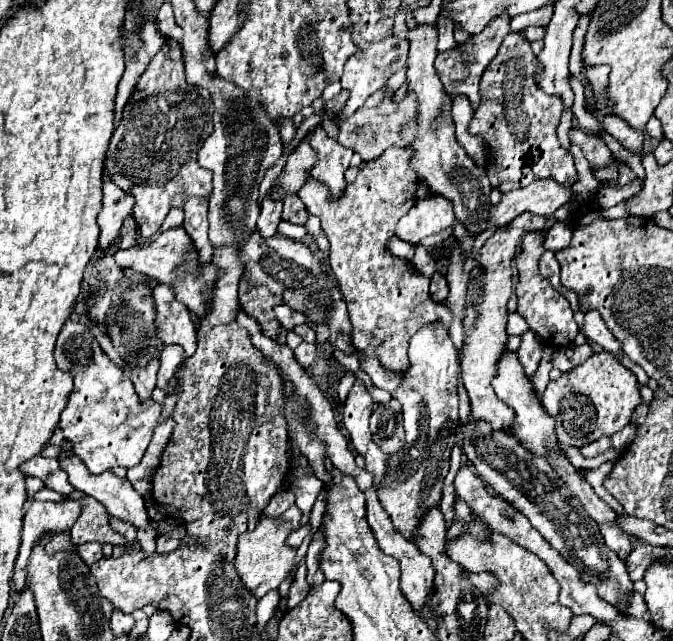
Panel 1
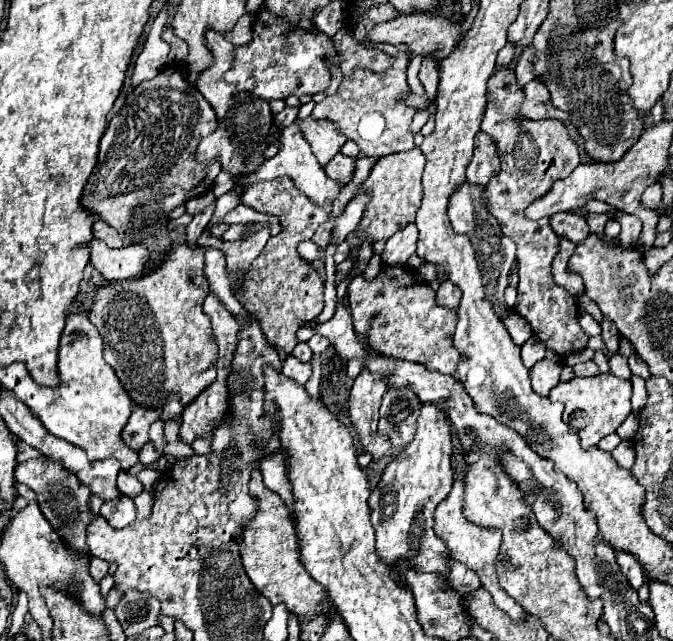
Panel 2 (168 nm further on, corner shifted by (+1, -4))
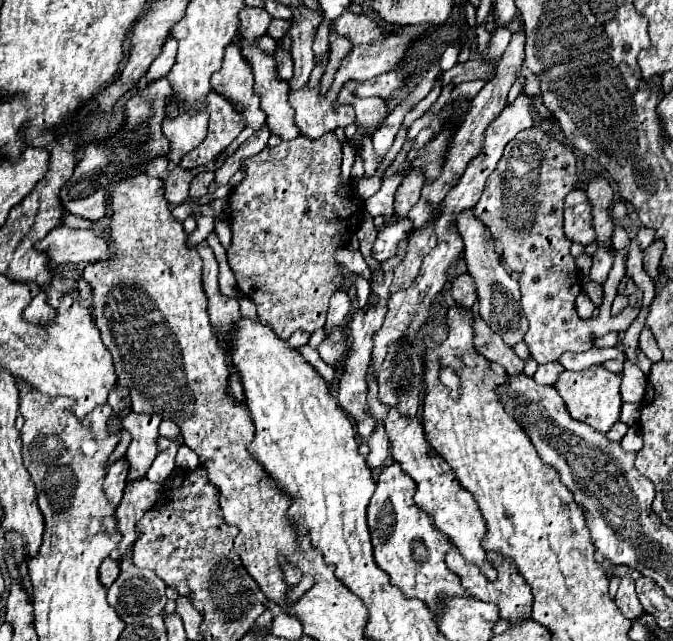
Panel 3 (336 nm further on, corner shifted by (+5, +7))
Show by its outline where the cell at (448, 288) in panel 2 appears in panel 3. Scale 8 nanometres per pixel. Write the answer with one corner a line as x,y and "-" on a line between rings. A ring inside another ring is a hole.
463,273
459,277
455,277
451,281
451,289
449,289
451,297
463,305
463,307
473,307
473,303
477,301
477,293
475,293
475,285
469,273

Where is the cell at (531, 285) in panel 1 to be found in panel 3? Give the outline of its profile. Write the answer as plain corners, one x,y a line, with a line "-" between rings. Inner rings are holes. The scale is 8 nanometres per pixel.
531,127
521,133
513,141
507,143
501,161
497,163
495,171
489,175
485,191
477,201
473,213
479,217
489,229
495,239
495,249
499,249
501,259
505,261
511,271
517,271
519,287
521,287
521,309
529,321
529,329
525,333
525,343
531,351
531,357
537,363
549,363
559,359
565,351
589,351
593,339
603,337
611,331
623,333
631,321
637,317
635,309
625,309
615,319
609,315
607,305
603,305
601,315
597,319
581,319
575,311
575,297
581,293
579,275
575,269
575,259
569,255
571,241
563,233
563,199
569,191
573,191
573,183
577,181
575,169
575,155
571,147
561,143
555,137
549,137
541,127

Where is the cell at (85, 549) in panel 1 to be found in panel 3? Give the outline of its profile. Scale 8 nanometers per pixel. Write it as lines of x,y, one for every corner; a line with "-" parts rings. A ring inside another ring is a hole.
103,559
101,561
101,565
99,565
99,581
103,583
103,587
105,589
109,589
111,587
111,583
117,579
117,575
119,575
119,565
113,561
113,559

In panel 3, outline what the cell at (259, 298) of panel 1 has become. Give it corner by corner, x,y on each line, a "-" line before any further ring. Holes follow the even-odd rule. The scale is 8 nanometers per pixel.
325,133
319,139
299,135
293,141
281,141
277,147
267,147
261,153
243,161
245,179
233,189
227,205
227,215
233,231
233,241
227,251
229,267
237,279
237,287
257,305
257,315
267,321
279,337
289,339
295,331
315,333
325,323
325,313
331,295
341,287
343,275
333,259
337,249
349,243
347,233
359,225
359,203
355,197
337,197
335,189
341,175
341,141
335,133

